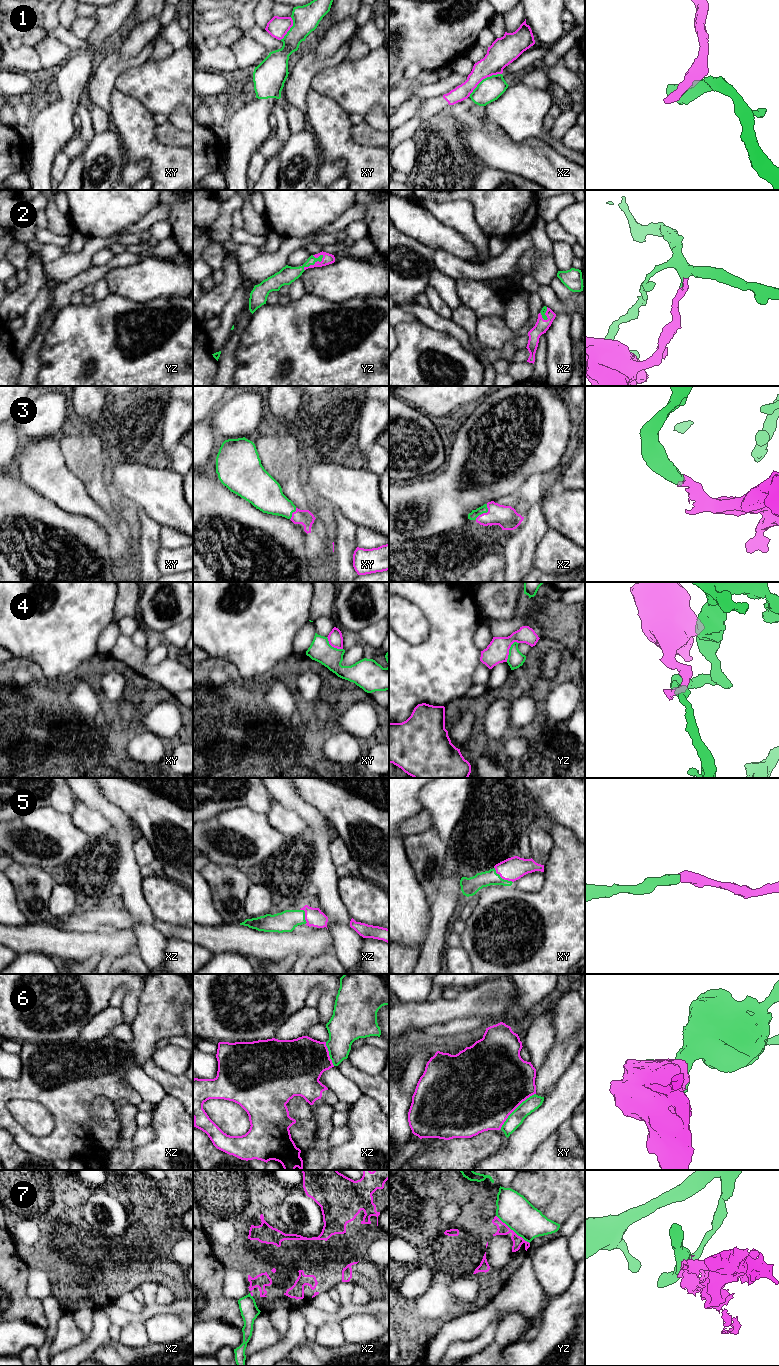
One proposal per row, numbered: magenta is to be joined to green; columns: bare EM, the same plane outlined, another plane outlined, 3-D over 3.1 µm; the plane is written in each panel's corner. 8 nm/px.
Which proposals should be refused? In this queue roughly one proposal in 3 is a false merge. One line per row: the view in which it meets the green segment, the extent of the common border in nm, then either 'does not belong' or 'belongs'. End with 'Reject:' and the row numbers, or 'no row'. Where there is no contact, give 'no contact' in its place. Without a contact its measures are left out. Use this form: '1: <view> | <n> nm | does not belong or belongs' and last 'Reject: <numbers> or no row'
1: xz | 320 nm | does not belong
2: yz | 200 nm | belongs
3: xz | 160 nm | belongs
4: yz | 190 nm | does not belong
5: xy | 200 nm | belongs
6: xy | 400 nm | belongs
7: yz | 360 nm | does not belong
Reject: 1, 4, 7

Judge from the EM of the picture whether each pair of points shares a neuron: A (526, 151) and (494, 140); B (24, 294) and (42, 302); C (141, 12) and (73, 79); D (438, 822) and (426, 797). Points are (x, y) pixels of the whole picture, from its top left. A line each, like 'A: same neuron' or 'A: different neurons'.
A: same neuron
B: different neurons
C: different neurons
D: same neuron

